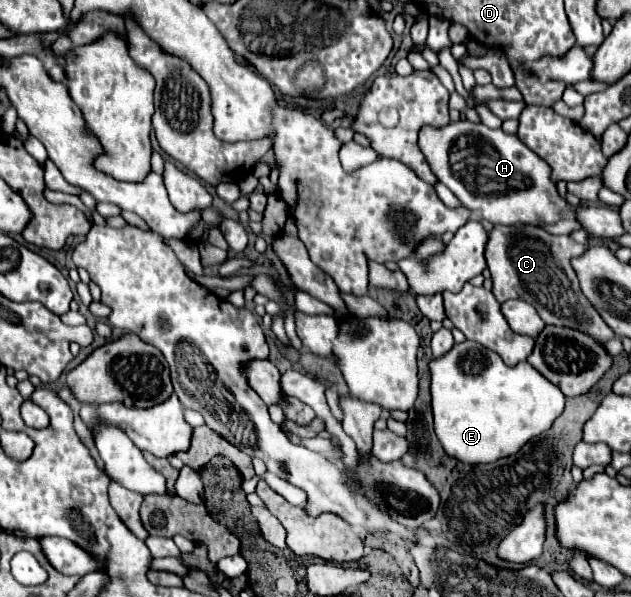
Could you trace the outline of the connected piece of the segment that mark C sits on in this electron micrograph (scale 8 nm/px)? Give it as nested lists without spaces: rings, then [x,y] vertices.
[[[493,226],[485,246],[485,260],[493,280],[493,296],[501,304],[521,298],[537,310],[545,324],[585,330],[585,334],[605,344],[615,334],[605,326],[603,318],[593,310],[593,304],[587,302],[585,294],[581,294],[577,274],[571,266],[571,258],[581,256],[585,250],[587,248],[577,244],[571,236],[553,236],[539,226]]]

